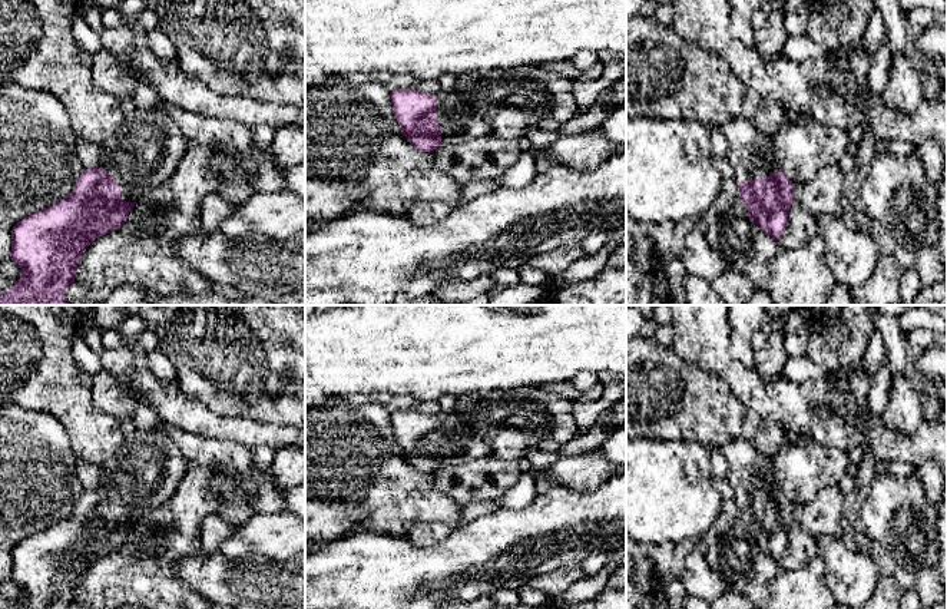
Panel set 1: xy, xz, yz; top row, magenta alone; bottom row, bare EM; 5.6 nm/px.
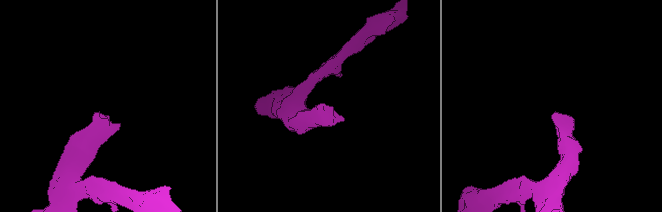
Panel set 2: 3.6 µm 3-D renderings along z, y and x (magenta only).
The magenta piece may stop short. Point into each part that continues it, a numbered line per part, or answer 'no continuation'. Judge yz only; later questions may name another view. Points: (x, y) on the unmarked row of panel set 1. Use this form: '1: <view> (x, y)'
1: yz (751, 476)

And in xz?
1: xz (459, 442)

